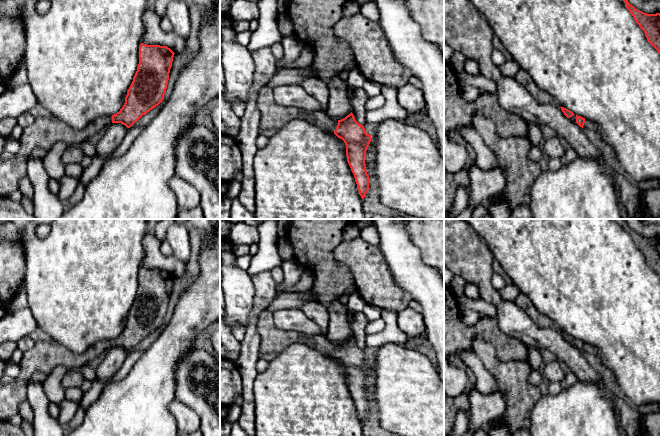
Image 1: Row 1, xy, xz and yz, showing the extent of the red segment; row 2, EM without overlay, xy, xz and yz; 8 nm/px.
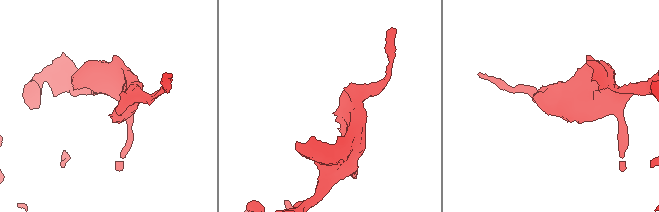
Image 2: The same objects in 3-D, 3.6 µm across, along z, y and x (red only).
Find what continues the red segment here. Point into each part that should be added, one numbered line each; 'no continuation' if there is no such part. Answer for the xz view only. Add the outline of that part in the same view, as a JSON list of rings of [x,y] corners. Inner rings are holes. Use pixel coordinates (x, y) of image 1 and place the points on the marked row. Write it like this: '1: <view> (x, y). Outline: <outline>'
1: xz (273, 116). Outline: [[[267,85],[258,93],[257,108],[261,114],[259,129],[262,130],[269,128],[278,130],[295,119],[304,119],[330,133],[334,133],[338,125],[337,120],[324,113],[278,106],[273,100],[271,88]]]

